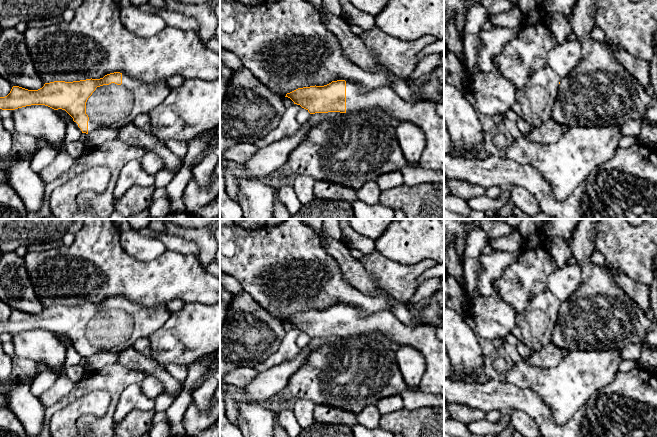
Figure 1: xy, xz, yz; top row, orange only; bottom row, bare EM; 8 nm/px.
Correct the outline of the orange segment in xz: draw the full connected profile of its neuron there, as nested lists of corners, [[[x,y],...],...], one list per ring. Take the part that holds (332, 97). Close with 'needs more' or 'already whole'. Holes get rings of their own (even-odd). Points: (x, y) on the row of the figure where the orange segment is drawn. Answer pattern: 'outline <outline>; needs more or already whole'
outline [[[345,80],[332,81],[324,86],[298,88],[285,97],[310,114],[381,108],[401,122],[416,124],[427,141],[417,164],[444,173],[444,117],[436,113],[436,104],[433,102],[405,101],[392,87],[364,89]]]; needs more

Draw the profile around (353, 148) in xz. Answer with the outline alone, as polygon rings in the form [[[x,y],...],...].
[[[352,111],[313,125],[308,135],[290,153],[288,160],[270,175],[288,176],[289,178],[293,175],[306,175],[316,181],[335,183],[358,191],[370,180],[376,180],[388,172],[401,170],[411,165],[404,158],[398,140],[395,138],[395,127],[388,125],[379,117]]]

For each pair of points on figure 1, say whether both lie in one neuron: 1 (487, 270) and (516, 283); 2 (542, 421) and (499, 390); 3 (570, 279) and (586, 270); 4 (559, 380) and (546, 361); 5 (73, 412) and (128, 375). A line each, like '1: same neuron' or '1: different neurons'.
1: different neurons
2: same neuron
3: different neurons
4: different neurons
5: different neurons

